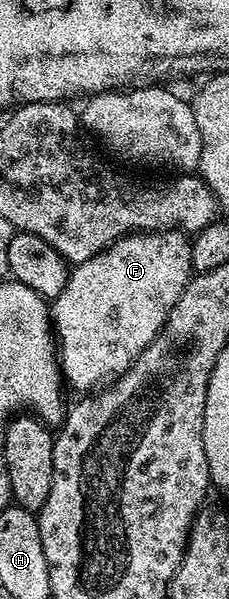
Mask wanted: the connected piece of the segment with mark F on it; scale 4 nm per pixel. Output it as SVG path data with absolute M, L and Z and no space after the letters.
M176 229L122 234L87 261L76 264L70 270L64 289L51 303L51 326L59 348L59 366L64 382L81 391L77 393L89 393L110 377L128 371L142 351L162 334L167 318L165 306L188 282L191 264L190 240Z

